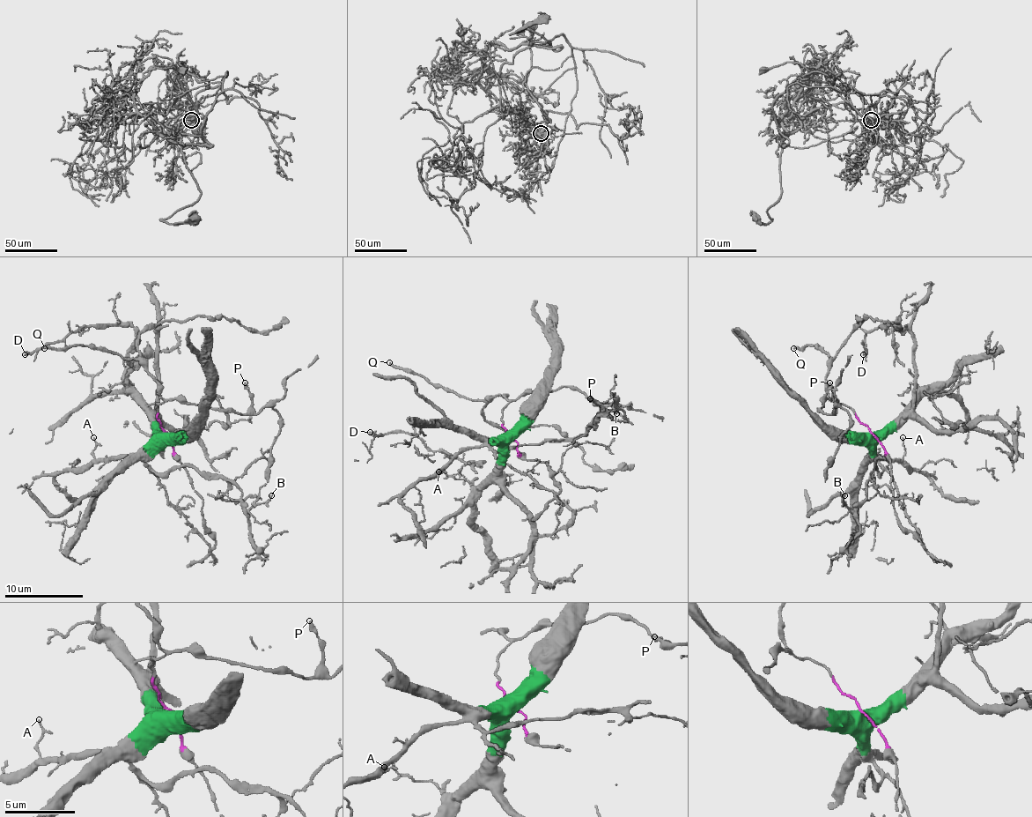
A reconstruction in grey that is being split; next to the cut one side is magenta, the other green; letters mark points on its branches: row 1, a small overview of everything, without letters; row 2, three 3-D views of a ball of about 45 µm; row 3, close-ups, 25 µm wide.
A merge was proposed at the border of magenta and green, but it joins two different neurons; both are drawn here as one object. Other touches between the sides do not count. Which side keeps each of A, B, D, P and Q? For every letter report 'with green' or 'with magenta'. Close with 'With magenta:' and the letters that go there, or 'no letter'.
A: with green
B: with green
D: with green
P: with magenta
Q: with magenta
With magenta: P, Q

